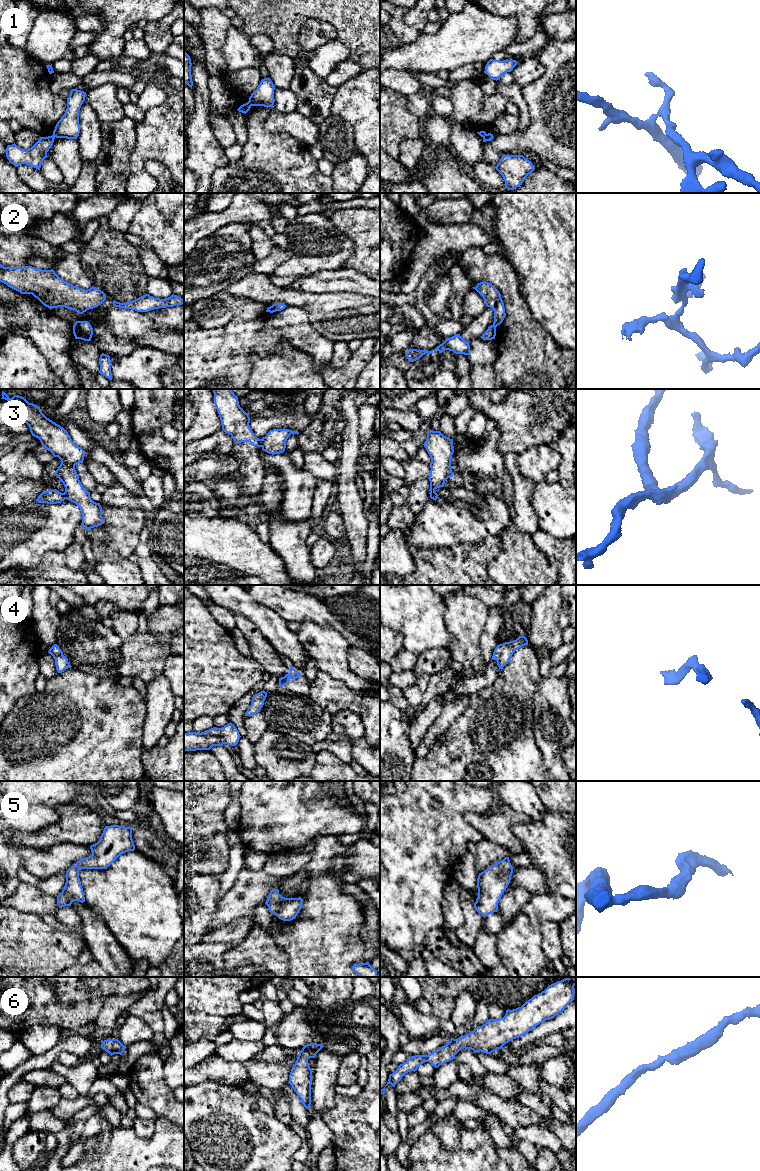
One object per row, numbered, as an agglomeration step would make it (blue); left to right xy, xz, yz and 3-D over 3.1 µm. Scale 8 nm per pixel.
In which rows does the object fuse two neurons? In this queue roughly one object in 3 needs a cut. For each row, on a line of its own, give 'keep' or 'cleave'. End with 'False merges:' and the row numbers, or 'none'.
1: cleave
2: cleave
3: cleave
4: keep
5: keep
6: keep
False merges: 1, 2, 3

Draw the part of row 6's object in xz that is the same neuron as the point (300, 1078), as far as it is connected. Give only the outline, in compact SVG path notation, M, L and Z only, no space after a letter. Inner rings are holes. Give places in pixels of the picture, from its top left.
M317 1043L305 1045L299 1052L298 1058L289 1075L288 1083L301 1099L304 1107L309 1111L311 1105L312 1069L308 1065L308 1059L315 1058L316 1054L322 1048L323 1045Z

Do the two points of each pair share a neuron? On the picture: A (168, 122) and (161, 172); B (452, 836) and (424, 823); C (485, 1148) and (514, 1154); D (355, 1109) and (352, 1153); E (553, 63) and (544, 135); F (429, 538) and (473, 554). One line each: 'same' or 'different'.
A: different
B: same
C: different
D: same
E: same
F: different

